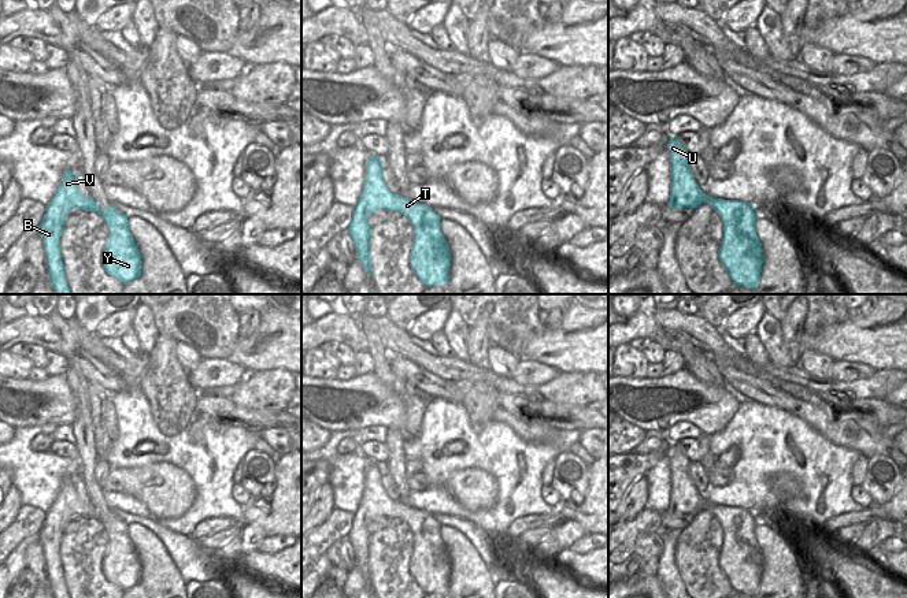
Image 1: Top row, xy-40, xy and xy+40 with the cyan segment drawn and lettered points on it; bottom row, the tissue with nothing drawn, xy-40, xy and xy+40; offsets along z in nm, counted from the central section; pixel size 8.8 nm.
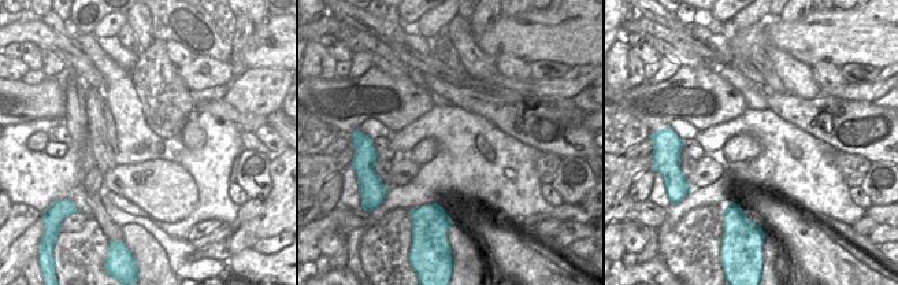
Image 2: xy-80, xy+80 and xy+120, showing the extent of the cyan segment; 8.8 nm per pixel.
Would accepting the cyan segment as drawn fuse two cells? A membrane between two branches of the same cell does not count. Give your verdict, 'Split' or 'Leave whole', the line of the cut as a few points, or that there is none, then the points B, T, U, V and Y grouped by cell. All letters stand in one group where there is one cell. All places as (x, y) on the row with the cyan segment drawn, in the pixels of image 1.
Leave whole. No split. Groups: B T U V Y

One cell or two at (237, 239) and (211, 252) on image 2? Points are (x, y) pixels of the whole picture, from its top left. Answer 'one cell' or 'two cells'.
one cell

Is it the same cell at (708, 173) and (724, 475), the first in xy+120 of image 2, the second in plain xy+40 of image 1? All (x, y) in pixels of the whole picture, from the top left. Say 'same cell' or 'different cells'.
same cell

